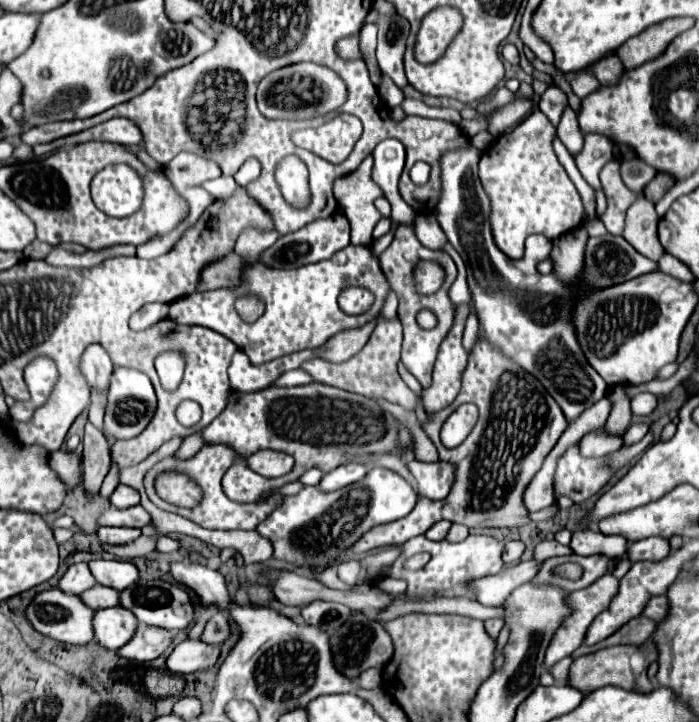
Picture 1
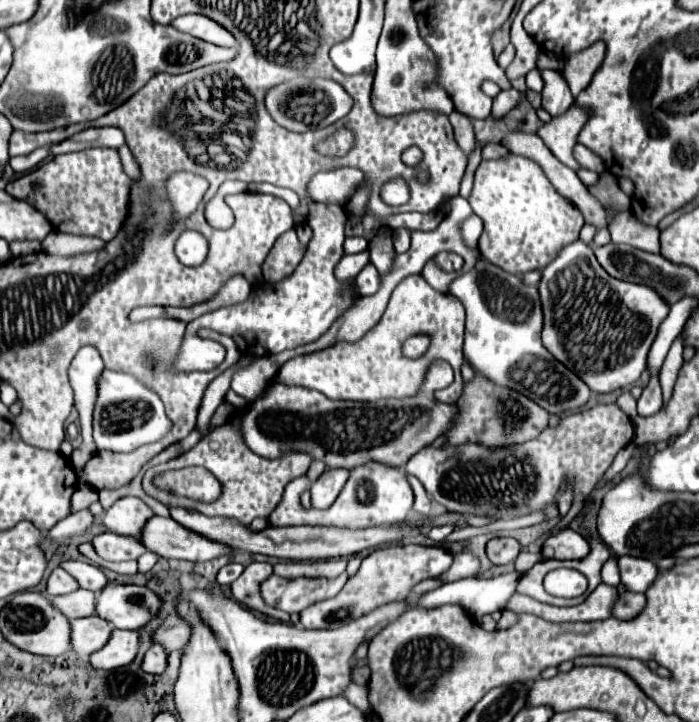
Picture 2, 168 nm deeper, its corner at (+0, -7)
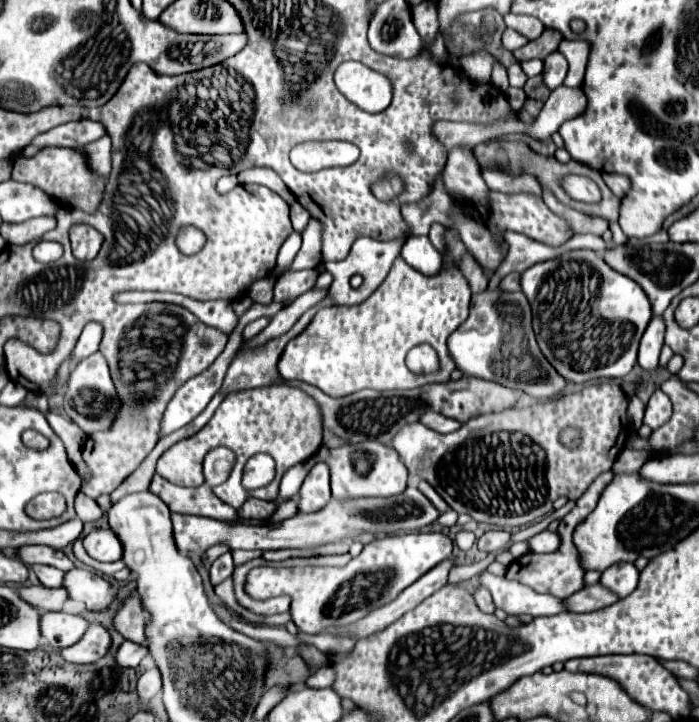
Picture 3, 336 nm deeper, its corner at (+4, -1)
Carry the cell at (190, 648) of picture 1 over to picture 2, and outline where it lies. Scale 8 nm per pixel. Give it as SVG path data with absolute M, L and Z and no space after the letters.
M151 645L149 651L145 653L143 661L141 661L141 669L143 669L145 673L159 675L159 673L165 671L165 665L167 665L165 649L163 649L163 647L157 647L157 645Z

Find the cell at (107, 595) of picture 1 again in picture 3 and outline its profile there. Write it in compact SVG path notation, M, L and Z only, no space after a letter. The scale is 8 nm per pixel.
M31 585L31 587L21 587L19 595L35 605L41 613L49 613L49 611L61 611L65 601L69 599L69 595L65 593L65 589L49 589L43 585Z

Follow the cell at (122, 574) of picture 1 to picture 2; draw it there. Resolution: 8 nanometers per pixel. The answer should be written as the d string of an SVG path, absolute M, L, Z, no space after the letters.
M63 561L59 567L63 567L71 577L75 577L81 589L89 589L89 591L97 593L97 591L101 591L103 585L107 585L107 577L103 575L103 571L89 563Z

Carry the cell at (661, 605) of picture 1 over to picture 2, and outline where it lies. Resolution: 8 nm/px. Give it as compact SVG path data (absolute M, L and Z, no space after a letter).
M619 593L615 603L613 603L613 617L617 619L633 619L635 615L639 615L645 607L645 595L637 595L637 593Z

